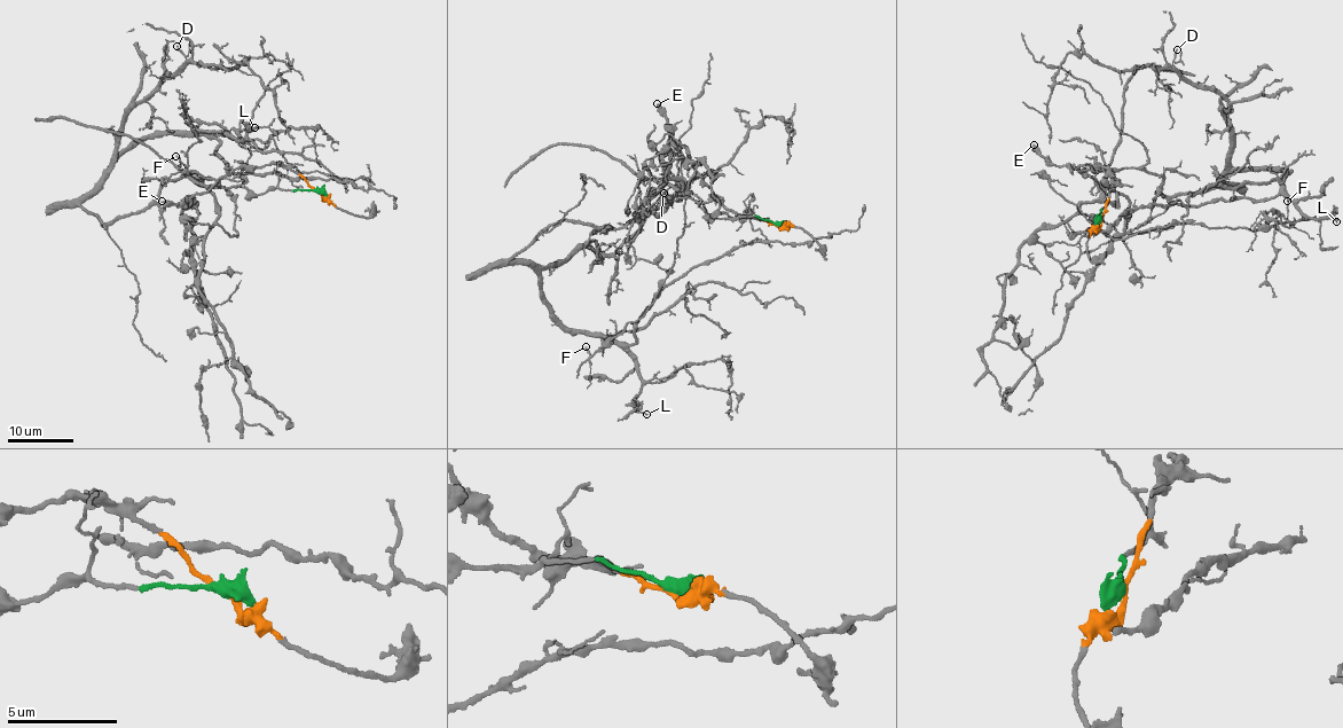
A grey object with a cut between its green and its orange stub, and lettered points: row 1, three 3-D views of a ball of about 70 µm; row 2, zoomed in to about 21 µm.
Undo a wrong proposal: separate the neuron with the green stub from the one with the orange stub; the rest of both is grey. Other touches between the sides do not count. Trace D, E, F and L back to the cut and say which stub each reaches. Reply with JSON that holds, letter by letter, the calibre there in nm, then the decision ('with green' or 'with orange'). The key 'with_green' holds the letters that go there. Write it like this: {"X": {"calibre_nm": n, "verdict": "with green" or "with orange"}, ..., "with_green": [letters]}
{"D": {"calibre_nm": 150, "verdict": "with orange"}, "E": {"calibre_nm": 220, "verdict": "with orange"}, "F": {"calibre_nm": 110, "verdict": "with green"}, "L": {"calibre_nm": 170, "verdict": "with orange"}, "with_green": ["F"]}

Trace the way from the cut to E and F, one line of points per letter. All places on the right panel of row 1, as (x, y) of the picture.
E: (1101, 219), (1117, 178), (1089, 163), (1069, 167), (1047, 163), (1033, 145)
F: (1100, 219), (1116, 203), (1106, 174), (1080, 205), (1122, 240), (1175, 225), (1253, 231), (1285, 221), (1287, 201)

